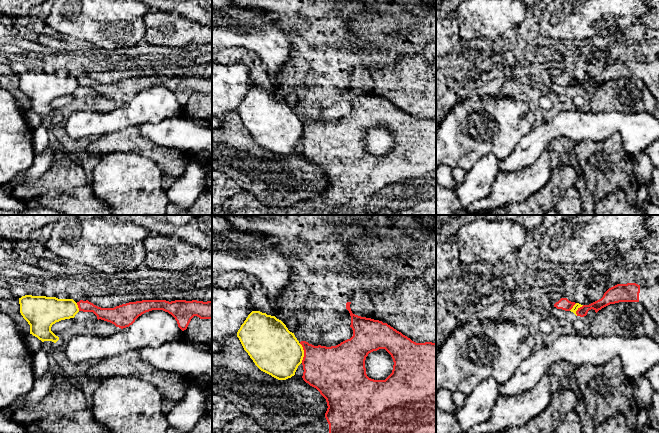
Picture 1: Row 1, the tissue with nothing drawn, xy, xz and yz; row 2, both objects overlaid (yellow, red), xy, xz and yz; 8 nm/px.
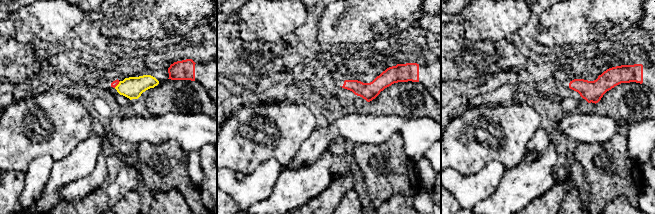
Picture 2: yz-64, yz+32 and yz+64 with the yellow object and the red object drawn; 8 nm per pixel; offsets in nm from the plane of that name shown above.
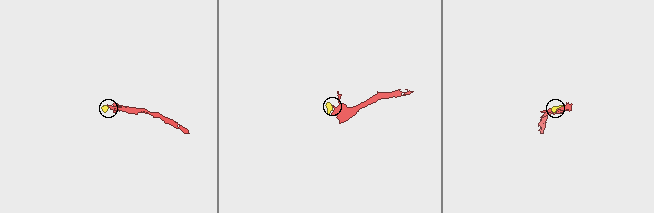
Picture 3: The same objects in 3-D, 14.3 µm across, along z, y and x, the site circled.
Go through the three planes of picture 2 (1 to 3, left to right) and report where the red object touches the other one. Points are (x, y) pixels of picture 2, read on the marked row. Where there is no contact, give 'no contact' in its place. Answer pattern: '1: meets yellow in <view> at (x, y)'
1: meets yellow in yz-64 at (118, 84)
2: no contact
3: no contact

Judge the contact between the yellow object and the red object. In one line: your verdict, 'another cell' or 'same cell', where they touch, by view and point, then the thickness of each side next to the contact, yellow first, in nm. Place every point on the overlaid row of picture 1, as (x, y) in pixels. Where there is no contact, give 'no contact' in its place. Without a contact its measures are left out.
another cell | xz (303, 353) | 380/360 nm

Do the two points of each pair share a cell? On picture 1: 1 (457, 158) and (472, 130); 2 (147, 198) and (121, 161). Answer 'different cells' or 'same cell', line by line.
1: same cell
2: same cell

